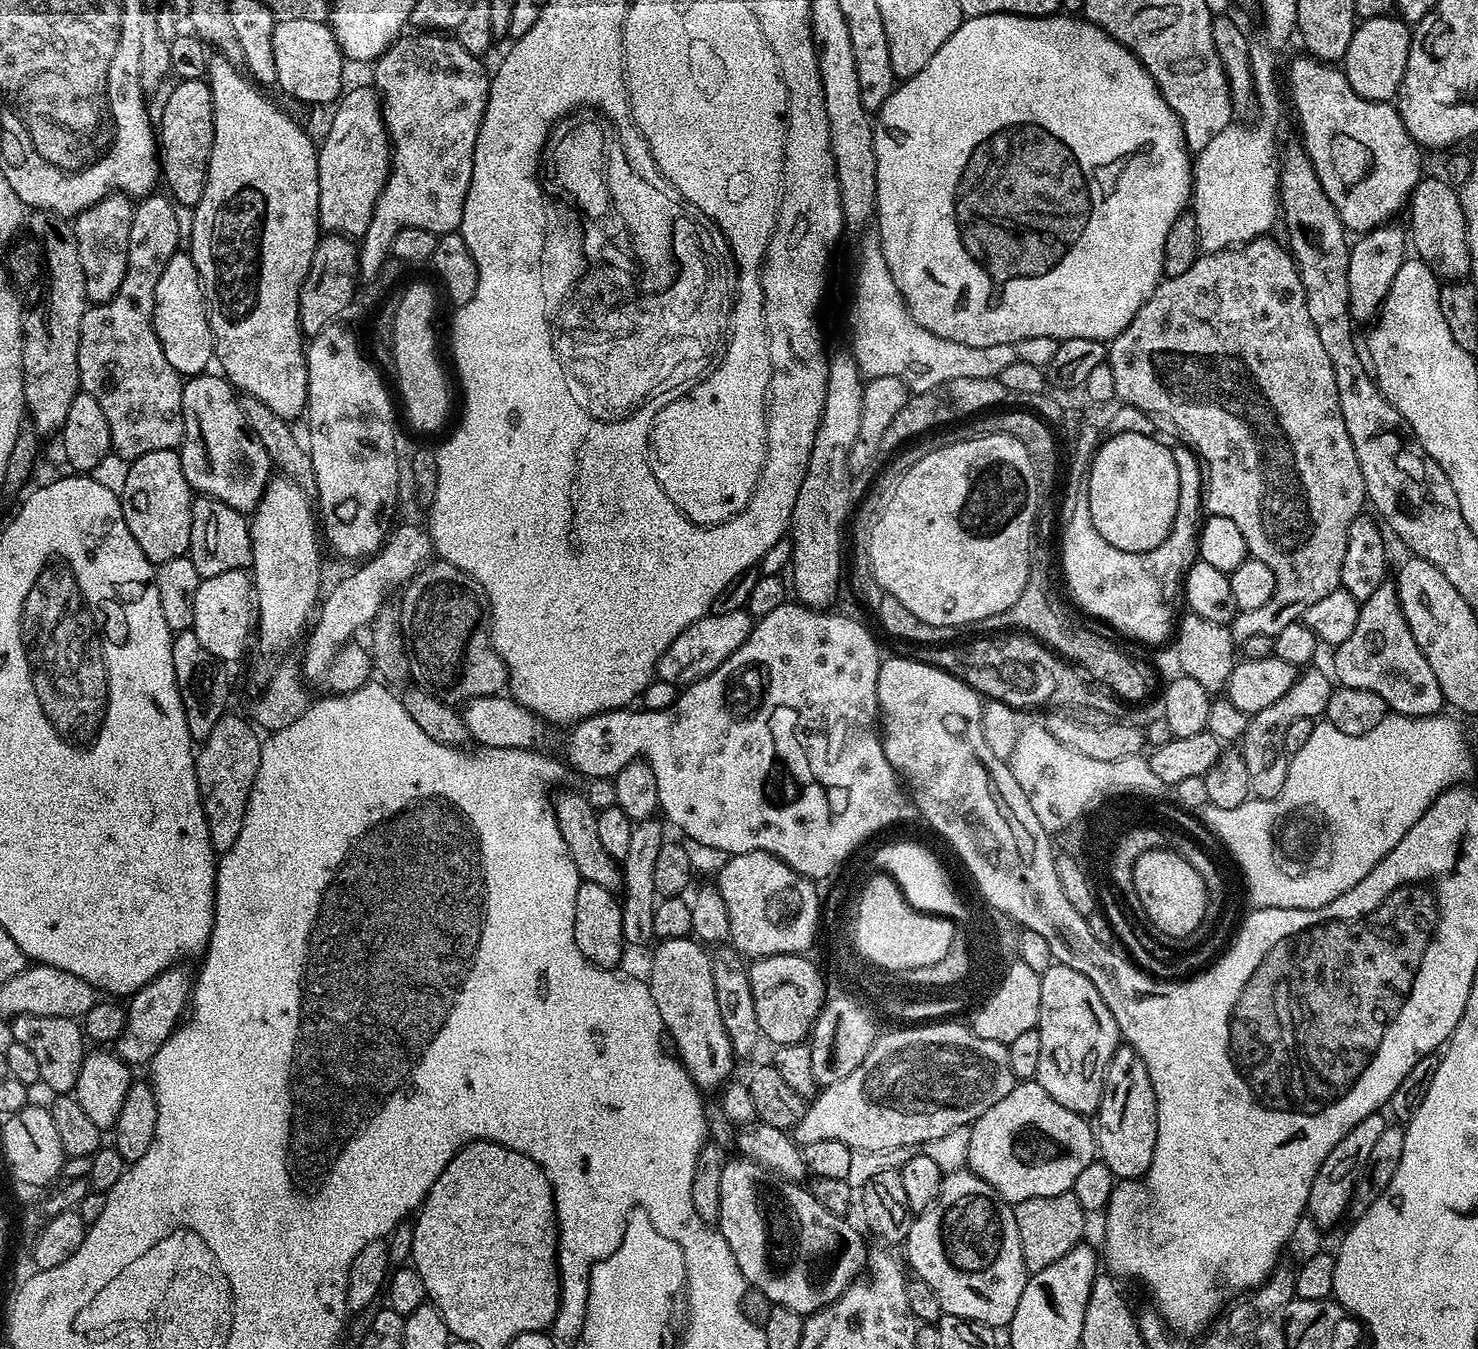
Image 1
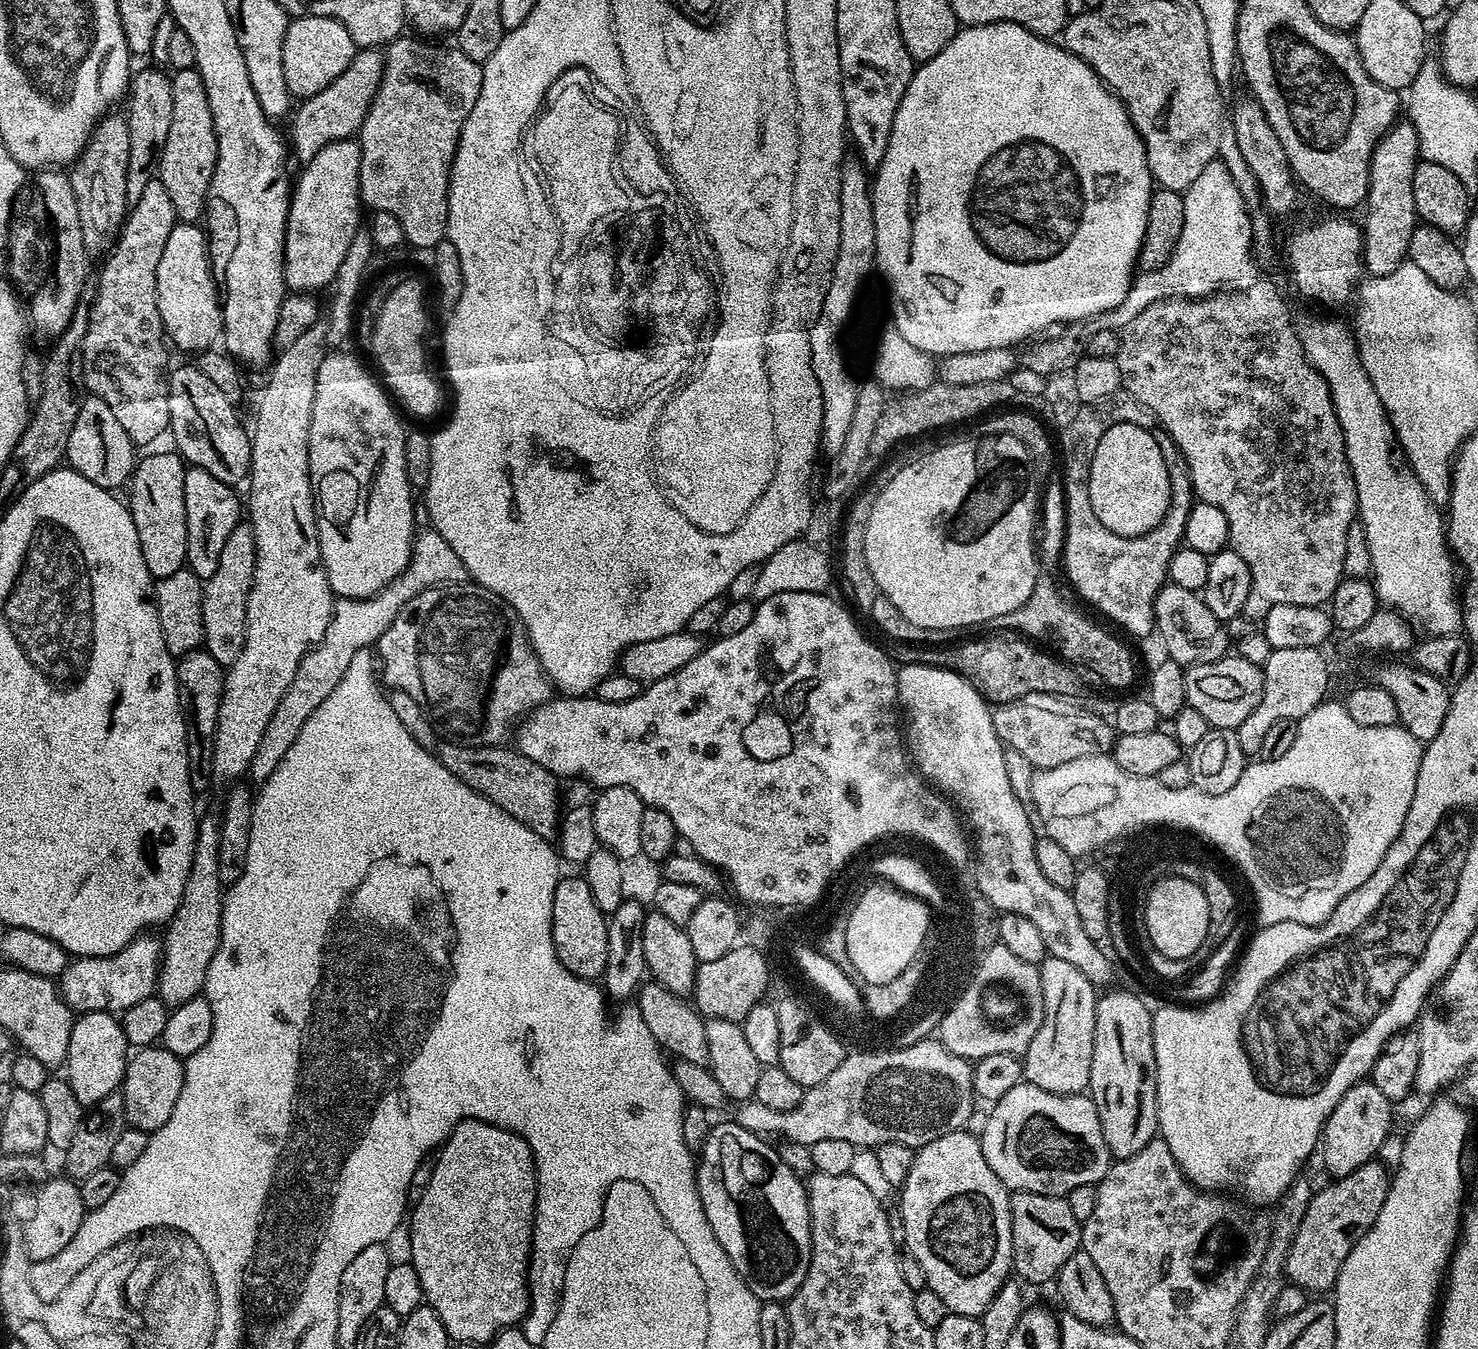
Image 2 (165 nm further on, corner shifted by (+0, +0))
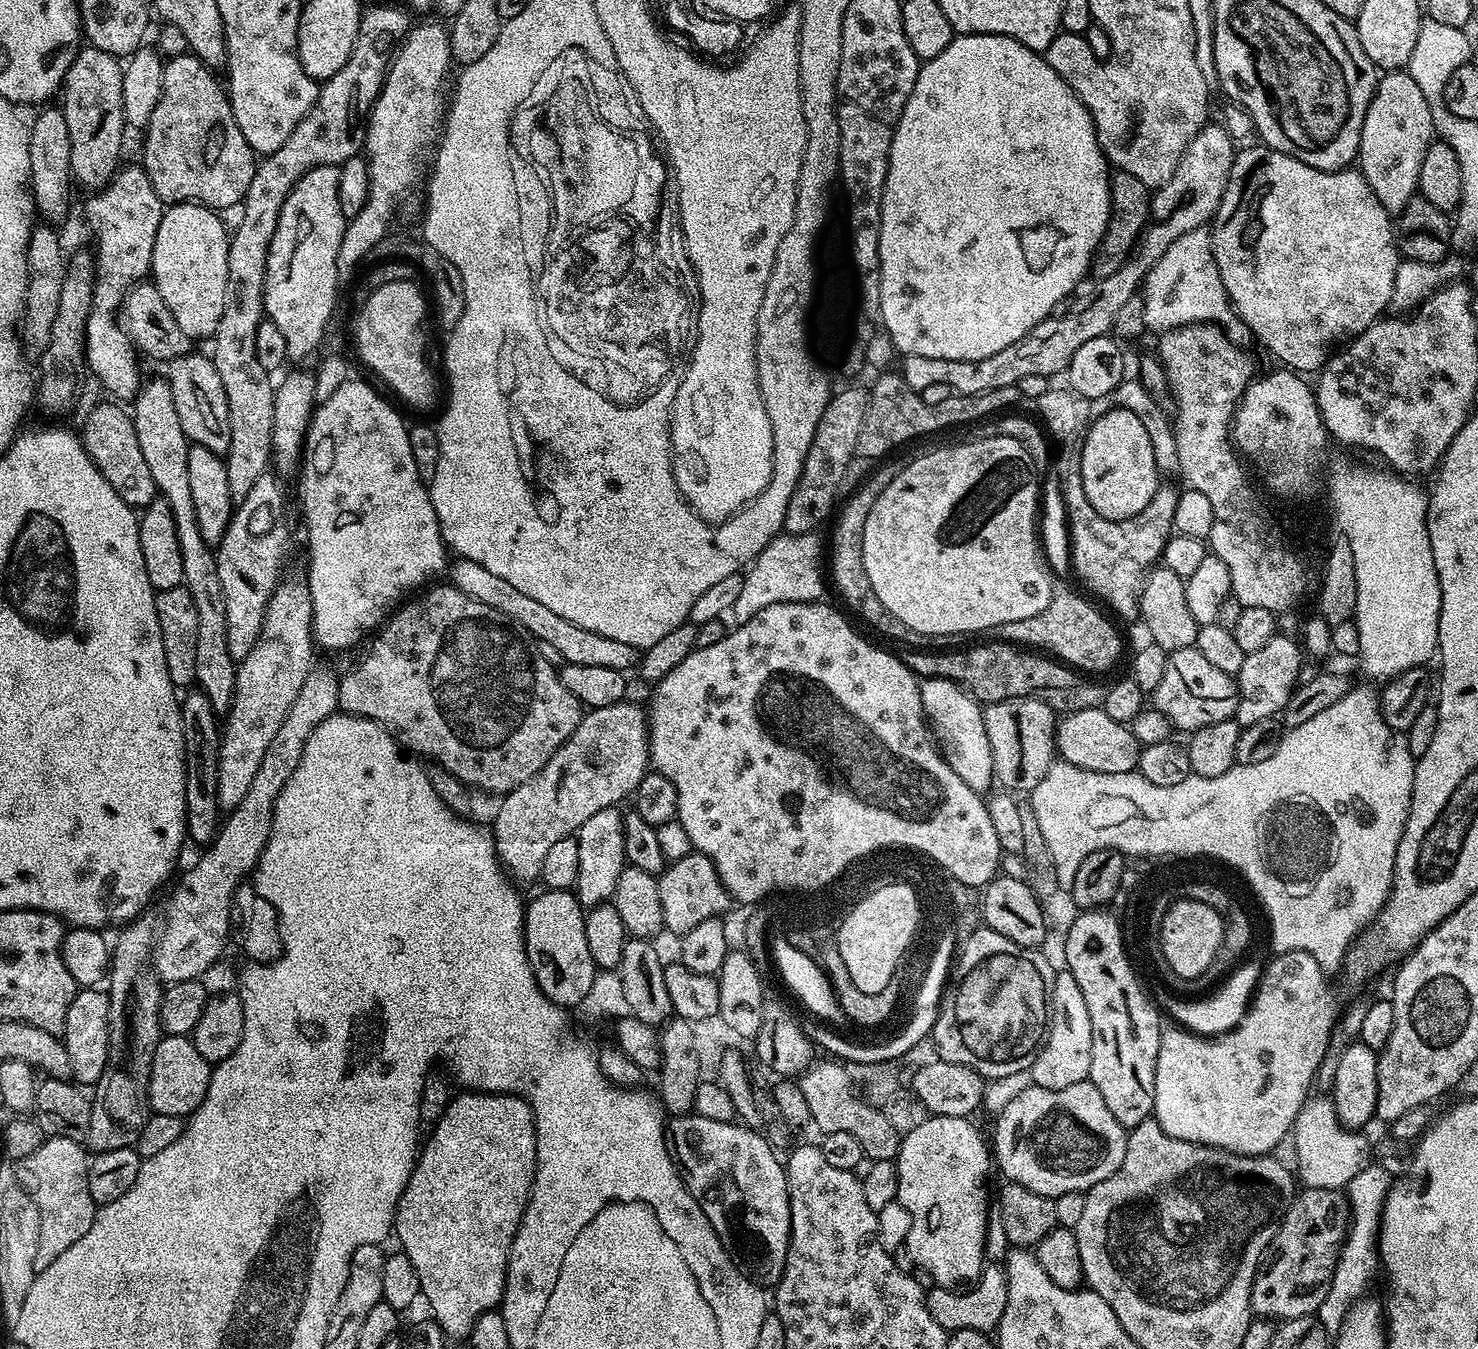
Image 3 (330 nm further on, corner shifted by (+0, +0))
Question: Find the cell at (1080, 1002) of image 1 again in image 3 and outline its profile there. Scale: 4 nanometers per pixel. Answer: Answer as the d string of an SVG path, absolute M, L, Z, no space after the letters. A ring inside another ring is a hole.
M1057 971L1050 985L1048 1031L1030 1069L1033 1085L1046 1090L1066 1090L1066 1086L1074 1086L1074 1082L1087 1080L1091 1049L1092 1023L1090 1010L1086 1010L1086 998L1082 998L1082 990L1072 972Z

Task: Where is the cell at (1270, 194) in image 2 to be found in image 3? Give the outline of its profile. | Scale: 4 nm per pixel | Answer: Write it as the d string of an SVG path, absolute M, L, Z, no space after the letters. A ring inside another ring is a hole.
M1267 146L1260 148L1244 148L1232 158L1232 169L1228 175L1228 185L1222 194L1222 202L1215 216L1210 221L1212 237L1212 253L1218 266L1218 274L1222 278L1222 286L1228 299L1232 302L1232 310L1236 313L1239 323L1245 324L1256 335L1256 340L1276 360L1281 360L1285 369L1297 374L1315 373L1318 366L1323 365L1329 355L1332 343L1344 335L1344 338L1359 334L1369 328L1381 315L1384 307L1389 307L1394 288L1394 274L1398 270L1402 256L1397 251L1394 240L1394 220L1386 209L1378 202L1374 190L1366 182L1359 170L1341 170L1339 172L1319 172L1317 168L1306 166L1306 162L1293 160L1290 154L1282 154Z

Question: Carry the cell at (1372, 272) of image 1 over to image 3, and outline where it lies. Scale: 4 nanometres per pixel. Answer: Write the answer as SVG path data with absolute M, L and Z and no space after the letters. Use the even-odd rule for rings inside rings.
M1407 70L1384 72L1376 81L1376 93L1372 95L1370 106L1366 110L1366 118L1362 122L1362 138L1360 139L1360 155L1358 170L1366 178L1370 190L1378 198L1389 214L1398 214L1418 192L1418 174L1422 170L1422 158L1426 158L1426 150L1434 143L1434 113L1426 102L1426 94L1422 94L1418 82Z

